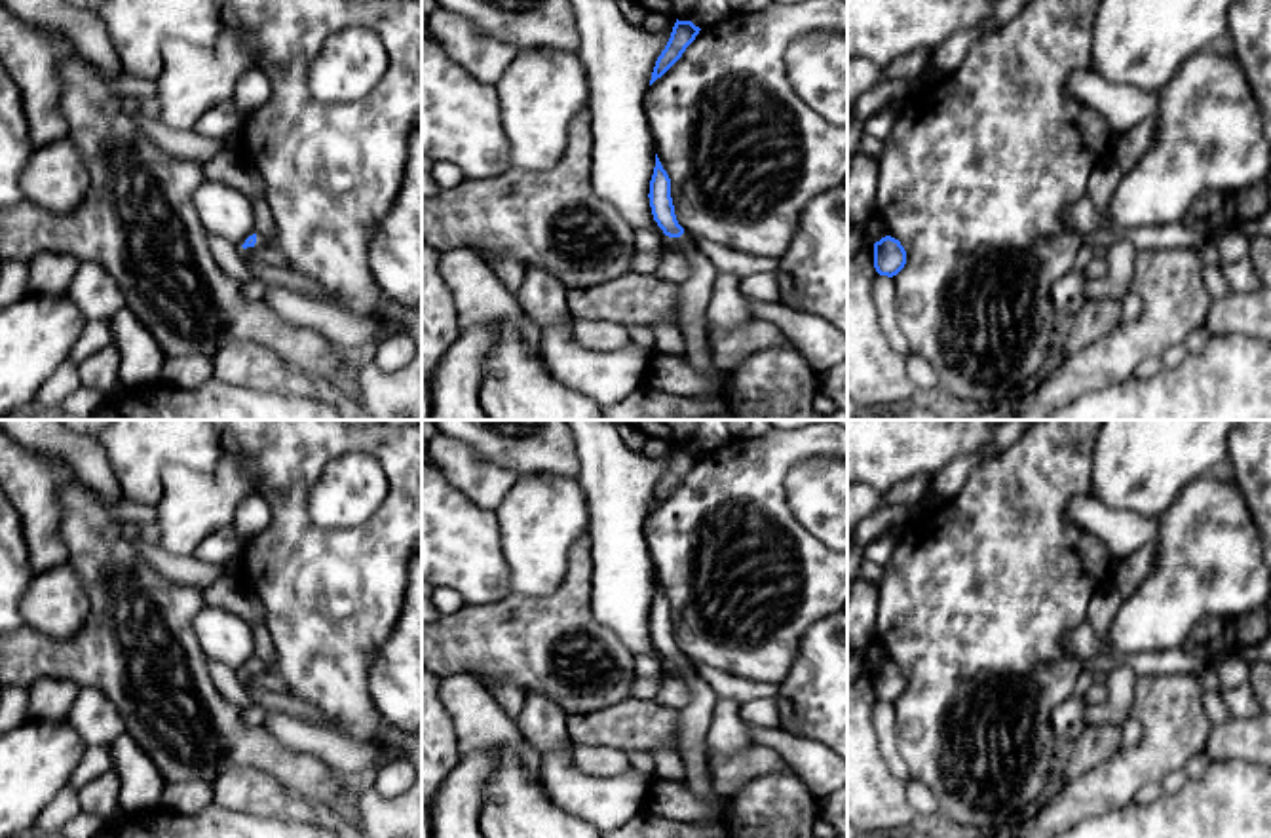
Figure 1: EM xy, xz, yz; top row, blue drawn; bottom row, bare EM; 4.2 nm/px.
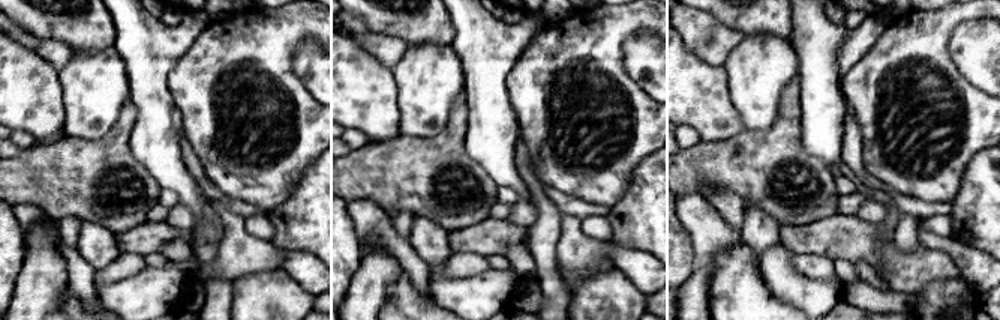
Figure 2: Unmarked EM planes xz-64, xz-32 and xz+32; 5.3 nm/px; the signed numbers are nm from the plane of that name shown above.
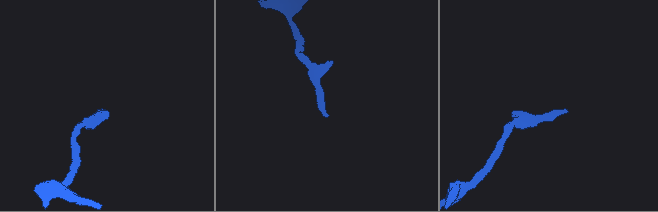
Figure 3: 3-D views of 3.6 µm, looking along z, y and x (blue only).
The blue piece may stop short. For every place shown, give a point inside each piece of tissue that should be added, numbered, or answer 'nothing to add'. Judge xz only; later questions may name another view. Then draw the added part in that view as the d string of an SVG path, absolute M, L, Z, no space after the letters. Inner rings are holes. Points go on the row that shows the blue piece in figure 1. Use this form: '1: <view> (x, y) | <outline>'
1: xz (694, 293) | M692 236L673 238L673 249L690 262L690 276L678 285L678 327L684 336L688 363L705 376L720 376L707 342L707 308L718 270L697 249Z

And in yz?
nothing to add

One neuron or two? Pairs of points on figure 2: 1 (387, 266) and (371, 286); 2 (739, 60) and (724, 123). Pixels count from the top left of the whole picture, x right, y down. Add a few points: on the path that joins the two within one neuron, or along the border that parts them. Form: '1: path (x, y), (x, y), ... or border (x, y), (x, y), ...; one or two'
1: path (383, 271), (372, 281); one
2: border (723, 65), (727, 74), (730, 101), (744, 128); two

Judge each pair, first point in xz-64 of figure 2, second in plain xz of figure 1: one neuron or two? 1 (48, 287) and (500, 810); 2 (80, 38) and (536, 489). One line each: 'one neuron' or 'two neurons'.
1: two neurons
2: two neurons

